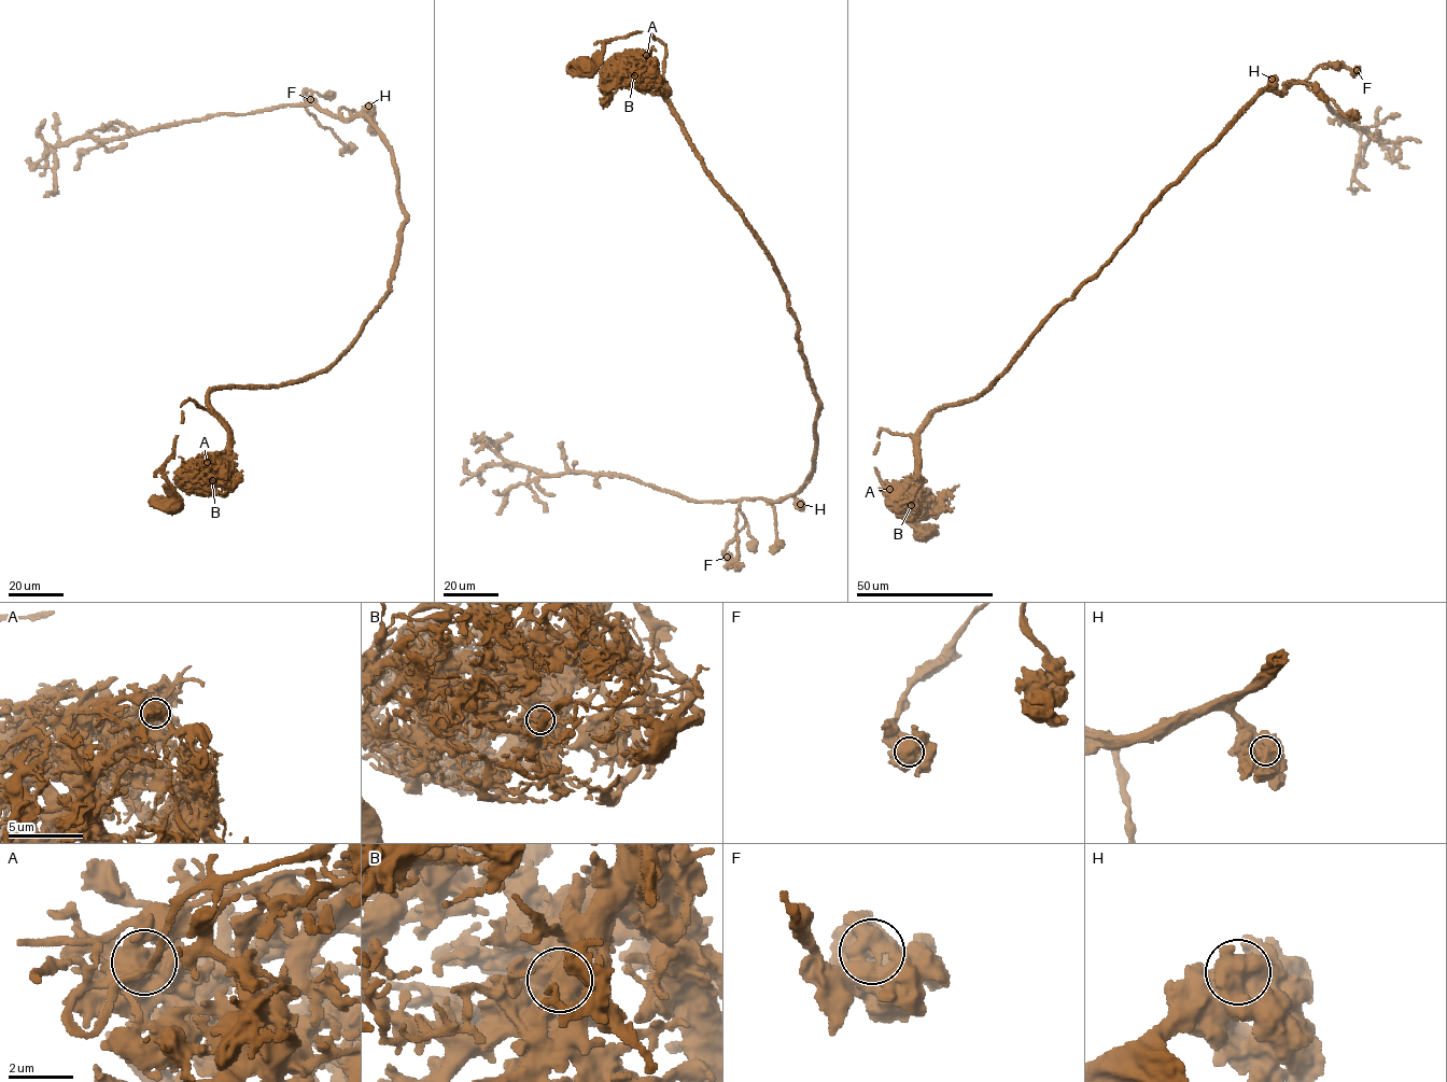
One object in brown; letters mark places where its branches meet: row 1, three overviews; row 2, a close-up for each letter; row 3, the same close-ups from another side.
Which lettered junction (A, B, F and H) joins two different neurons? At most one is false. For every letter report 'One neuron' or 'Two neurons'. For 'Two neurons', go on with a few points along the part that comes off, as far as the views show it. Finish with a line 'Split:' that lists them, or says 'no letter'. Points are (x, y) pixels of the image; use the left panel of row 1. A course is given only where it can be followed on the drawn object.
A: Two neurons. Course of the part to remove: (206, 461), (215, 457), (226, 476)
B: One neuron
F: One neuron
H: One neuron
Split: A

